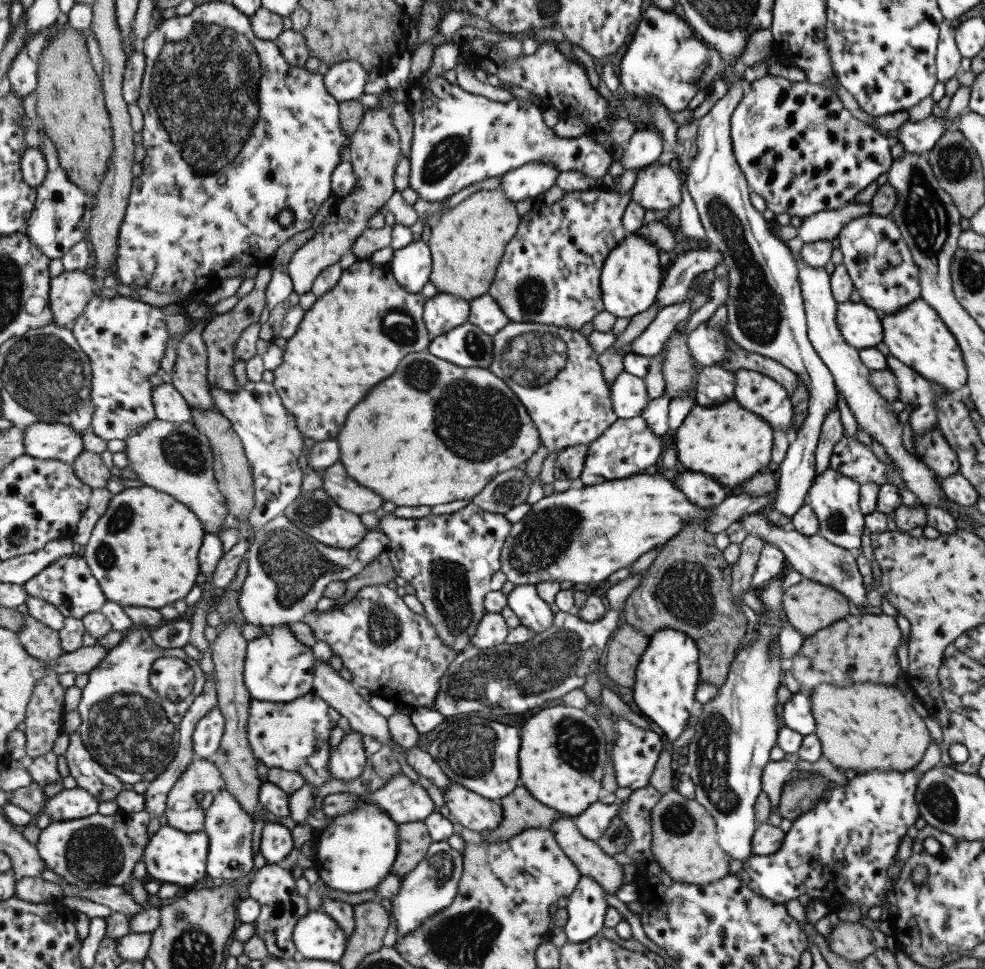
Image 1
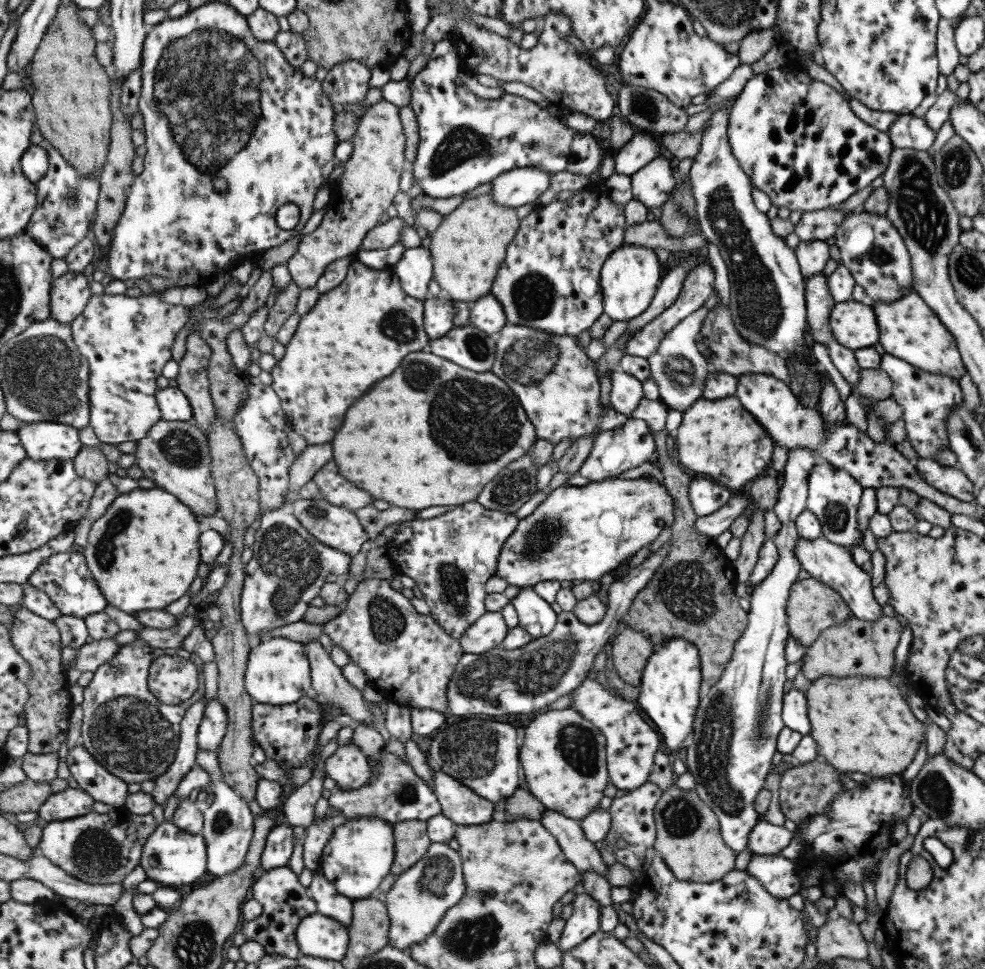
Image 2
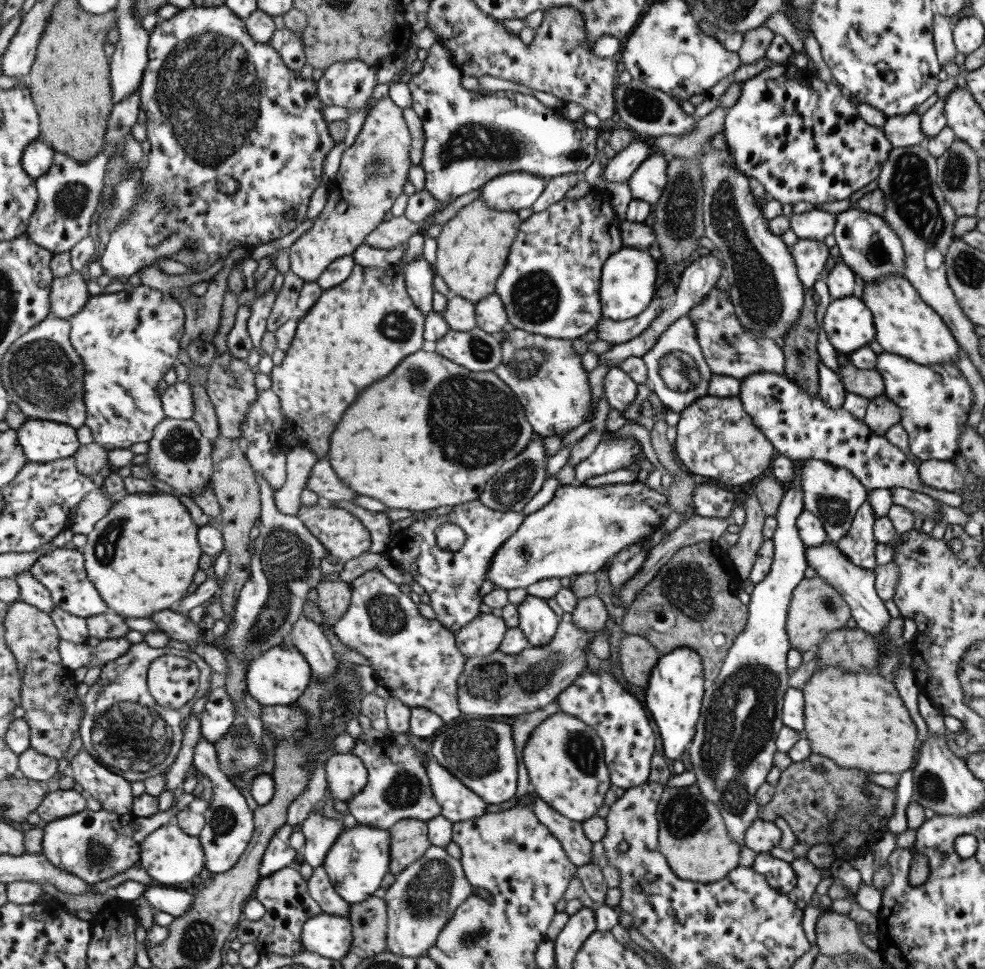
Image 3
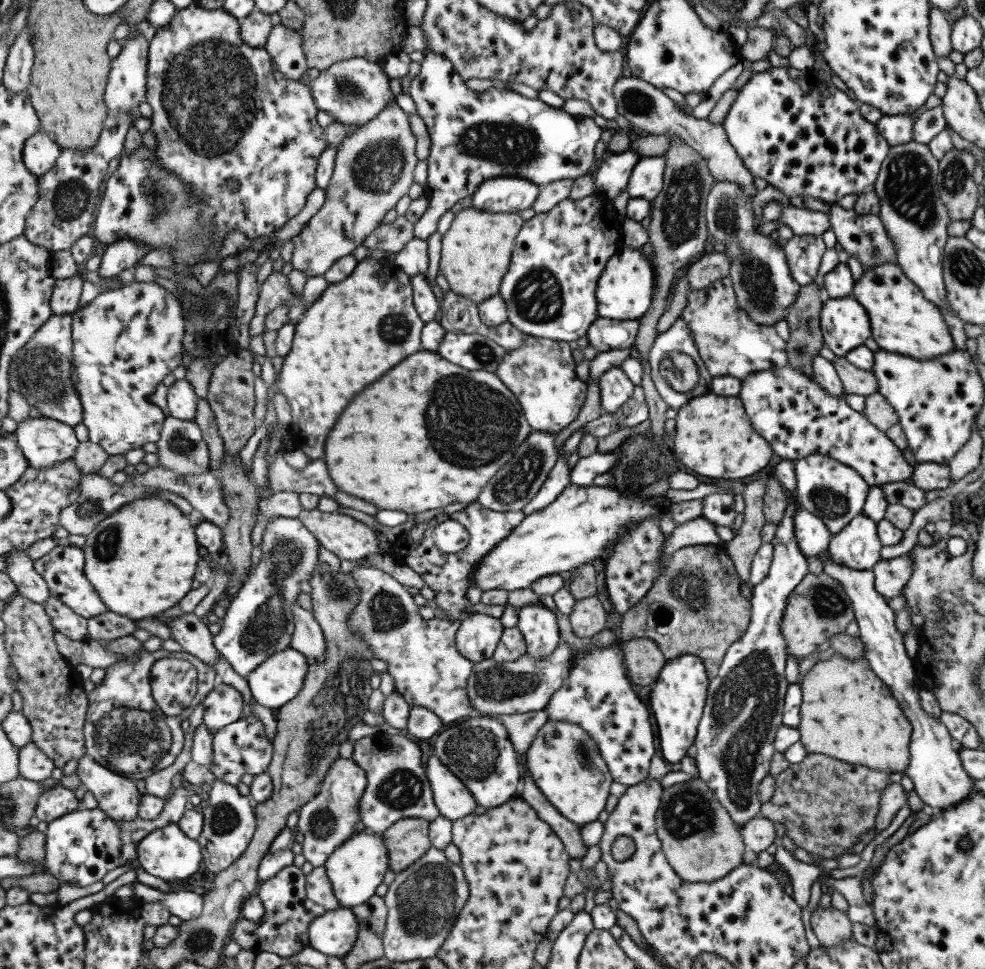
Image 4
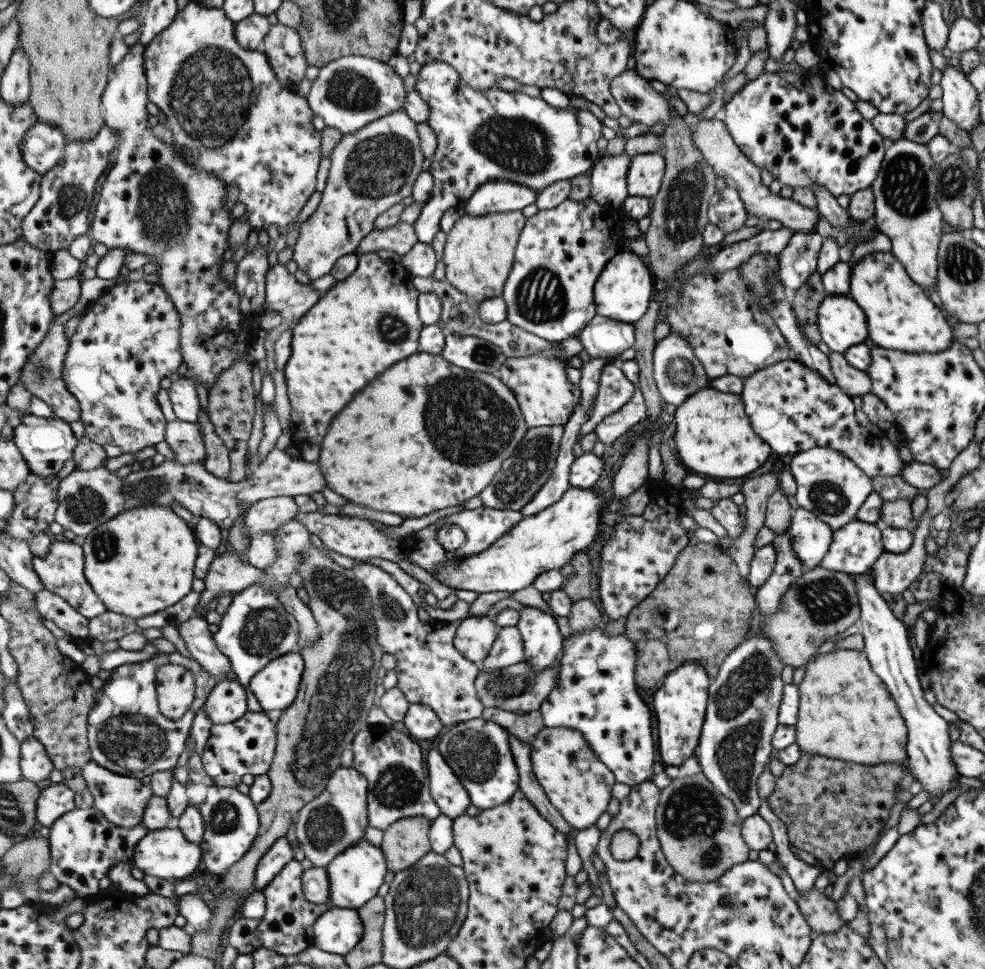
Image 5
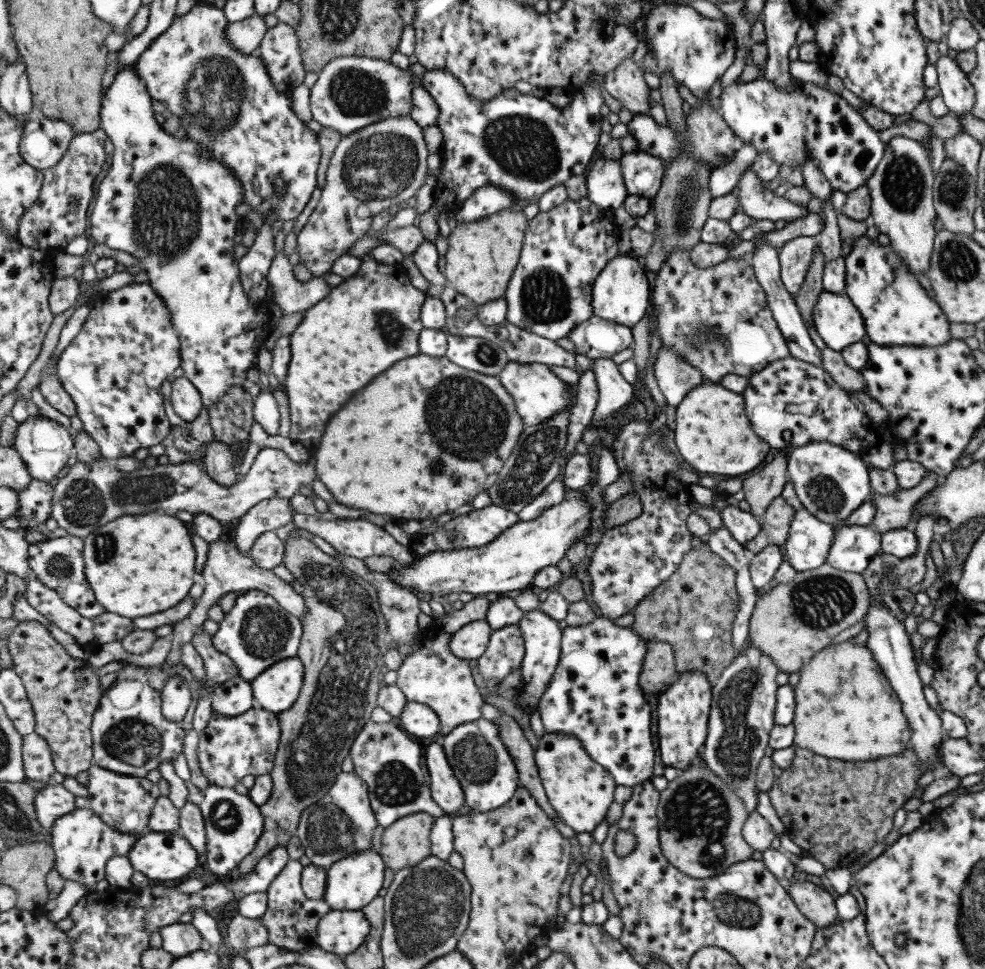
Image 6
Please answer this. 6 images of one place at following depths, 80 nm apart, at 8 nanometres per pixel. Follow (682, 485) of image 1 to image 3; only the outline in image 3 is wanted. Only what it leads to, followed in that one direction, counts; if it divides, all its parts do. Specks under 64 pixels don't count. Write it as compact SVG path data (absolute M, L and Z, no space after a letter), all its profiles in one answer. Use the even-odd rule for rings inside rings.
M712 483L696 484L692 490L693 514L702 517L729 518L737 500L727 487ZM734 497L734 499L733 499Z

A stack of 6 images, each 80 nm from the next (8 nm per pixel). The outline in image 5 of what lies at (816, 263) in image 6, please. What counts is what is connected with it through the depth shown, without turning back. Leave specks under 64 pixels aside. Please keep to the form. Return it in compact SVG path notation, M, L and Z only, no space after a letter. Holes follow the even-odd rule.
M817 271L813 272L807 280L795 289L795 295L791 303L791 310L797 320L797 327L801 330L807 343L816 346L820 341L817 330L816 312L819 303L827 295L822 287Z

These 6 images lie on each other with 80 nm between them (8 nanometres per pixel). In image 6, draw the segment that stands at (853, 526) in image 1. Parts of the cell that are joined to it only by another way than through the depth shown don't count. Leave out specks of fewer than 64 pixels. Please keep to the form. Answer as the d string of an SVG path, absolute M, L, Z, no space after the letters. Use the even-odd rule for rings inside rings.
M825 441L807 442L805 446L790 449L786 464L786 476L802 508L830 525L845 520L860 504L871 500L873 492L867 470L852 452Z

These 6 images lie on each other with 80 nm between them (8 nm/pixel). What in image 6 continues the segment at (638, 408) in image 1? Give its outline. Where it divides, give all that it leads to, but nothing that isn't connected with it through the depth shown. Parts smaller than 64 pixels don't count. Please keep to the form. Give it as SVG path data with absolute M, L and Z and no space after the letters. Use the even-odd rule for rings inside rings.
M609 358L595 359L592 367L598 380L600 400L591 425L598 426L599 420L626 406L634 391L620 374L618 365Z

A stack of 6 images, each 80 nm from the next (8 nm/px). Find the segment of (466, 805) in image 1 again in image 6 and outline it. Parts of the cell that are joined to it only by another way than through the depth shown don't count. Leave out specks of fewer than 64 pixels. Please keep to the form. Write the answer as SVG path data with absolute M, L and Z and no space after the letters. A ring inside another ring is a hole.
M431 743L426 749L426 768L429 769L432 797L443 811L453 815L466 804L464 786L457 778L448 753L442 744Z

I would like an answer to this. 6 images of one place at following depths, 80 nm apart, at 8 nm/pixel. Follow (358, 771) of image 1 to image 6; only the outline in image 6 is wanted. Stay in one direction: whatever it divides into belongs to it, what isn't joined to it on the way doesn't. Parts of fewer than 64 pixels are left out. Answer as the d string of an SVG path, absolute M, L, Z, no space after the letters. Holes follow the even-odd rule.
M355 770L352 772L341 771L332 789L327 793L326 798L321 799L315 805L305 810L297 836L301 840L310 862L329 870L331 866L335 865L342 858L352 857L353 854L373 850L373 831L379 825L377 823L376 812L372 808L368 782L365 782L365 779L361 778L361 775L358 775Z

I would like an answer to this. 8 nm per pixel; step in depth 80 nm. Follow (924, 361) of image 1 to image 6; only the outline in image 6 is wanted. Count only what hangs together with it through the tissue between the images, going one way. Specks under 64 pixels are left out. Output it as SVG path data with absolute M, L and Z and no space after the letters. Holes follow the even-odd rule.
M865 235L855 238L843 255L845 296L860 312L863 330L872 344L878 346L931 347L950 340L949 322L939 306L929 299L916 277L889 246L879 245Z

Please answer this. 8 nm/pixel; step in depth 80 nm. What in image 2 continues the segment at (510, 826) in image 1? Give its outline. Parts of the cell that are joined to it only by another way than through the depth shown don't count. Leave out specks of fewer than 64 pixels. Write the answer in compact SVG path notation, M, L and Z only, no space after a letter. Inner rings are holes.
M521 786L513 796L506 801L506 817L503 820L517 821L517 819L533 819L541 821L548 809L526 786Z

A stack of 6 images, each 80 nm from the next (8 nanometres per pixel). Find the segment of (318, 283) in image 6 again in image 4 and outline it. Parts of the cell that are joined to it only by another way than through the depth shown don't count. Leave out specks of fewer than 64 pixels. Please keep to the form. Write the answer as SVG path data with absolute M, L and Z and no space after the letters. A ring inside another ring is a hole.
M280 271L271 272L260 288L256 315L250 326L251 336L264 334L266 316L281 305L287 305L290 308L290 320L294 325L309 308L309 305L303 303L301 296L296 296L290 289L287 274L283 275Z

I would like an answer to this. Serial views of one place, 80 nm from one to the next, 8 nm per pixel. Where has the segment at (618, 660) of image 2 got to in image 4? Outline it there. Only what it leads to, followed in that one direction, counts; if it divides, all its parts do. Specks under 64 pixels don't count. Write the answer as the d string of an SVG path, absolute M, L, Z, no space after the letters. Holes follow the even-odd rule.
M636 638L623 642L625 667L634 685L639 688L652 686L667 659L656 642L648 638Z

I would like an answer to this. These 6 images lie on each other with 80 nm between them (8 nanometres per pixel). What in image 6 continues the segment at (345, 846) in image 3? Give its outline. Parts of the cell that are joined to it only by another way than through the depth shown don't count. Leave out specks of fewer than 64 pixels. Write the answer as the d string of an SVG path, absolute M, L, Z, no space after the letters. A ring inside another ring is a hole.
M375 850L342 858L328 870L327 891L323 899L329 903L331 910L362 910L379 897L379 892L383 890L385 870L385 861Z

